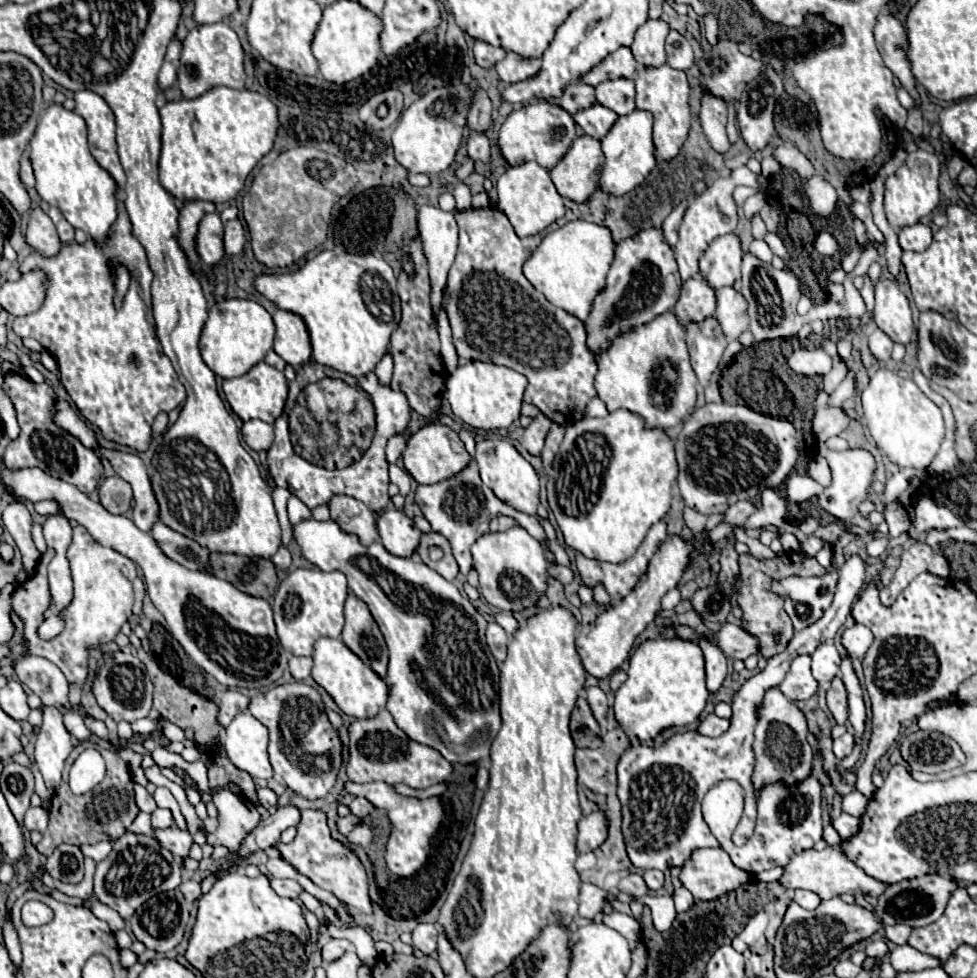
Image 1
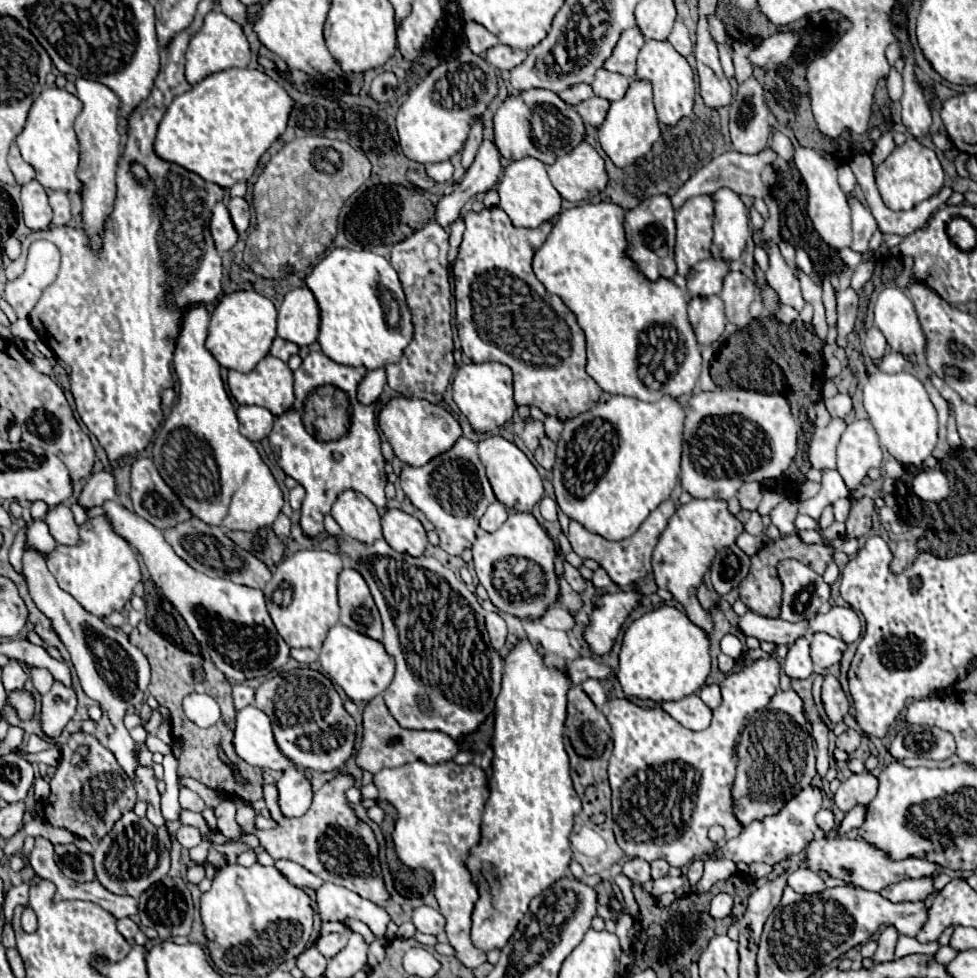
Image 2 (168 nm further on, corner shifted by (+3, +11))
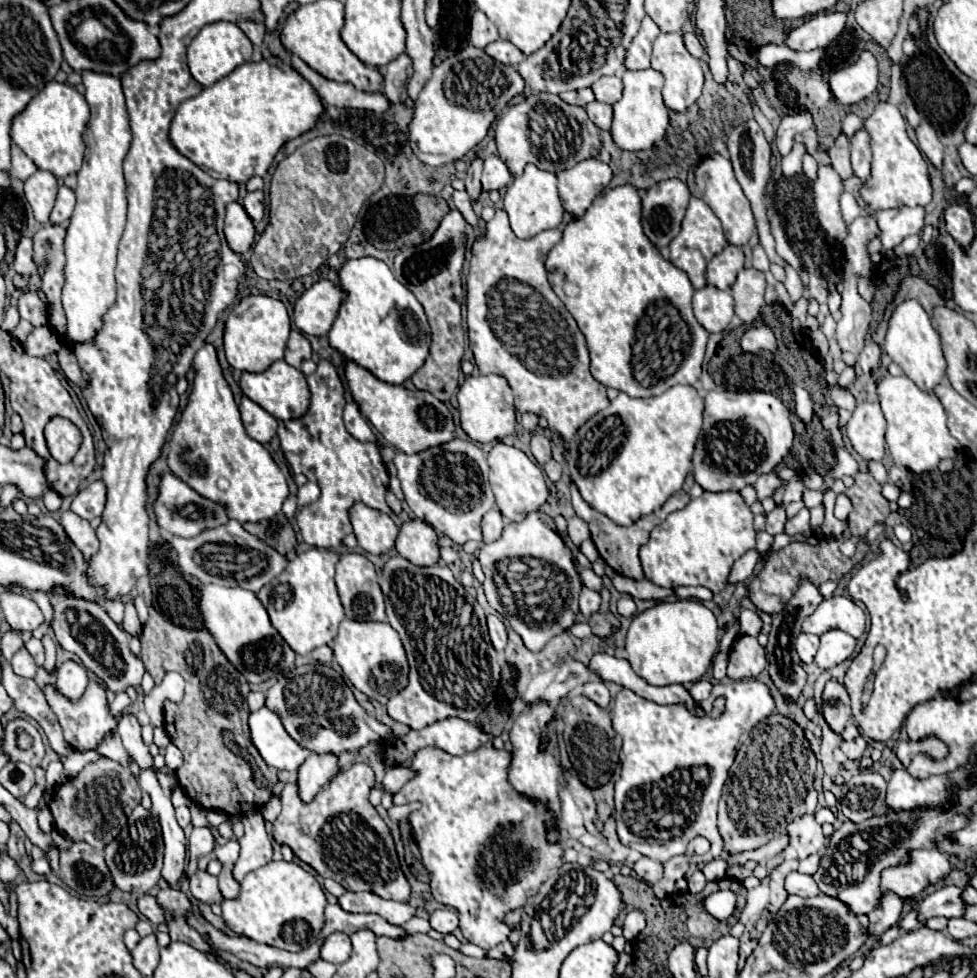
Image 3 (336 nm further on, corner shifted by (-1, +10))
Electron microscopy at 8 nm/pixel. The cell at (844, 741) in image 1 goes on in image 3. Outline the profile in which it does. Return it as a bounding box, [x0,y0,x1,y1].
[841,736,867,760]

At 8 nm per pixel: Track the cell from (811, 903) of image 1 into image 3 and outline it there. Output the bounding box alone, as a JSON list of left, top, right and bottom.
[785,872,819,898]

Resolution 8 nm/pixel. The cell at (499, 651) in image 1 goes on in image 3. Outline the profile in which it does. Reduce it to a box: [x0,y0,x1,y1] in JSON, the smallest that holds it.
[487,616,507,654]

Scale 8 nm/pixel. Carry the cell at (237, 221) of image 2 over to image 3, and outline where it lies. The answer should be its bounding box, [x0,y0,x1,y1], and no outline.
[243,190,265,224]

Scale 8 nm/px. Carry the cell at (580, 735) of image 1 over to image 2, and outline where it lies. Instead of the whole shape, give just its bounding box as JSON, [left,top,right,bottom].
[565,685,611,759]

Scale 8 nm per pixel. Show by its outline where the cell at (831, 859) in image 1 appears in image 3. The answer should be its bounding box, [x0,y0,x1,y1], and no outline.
[881,848,951,898]

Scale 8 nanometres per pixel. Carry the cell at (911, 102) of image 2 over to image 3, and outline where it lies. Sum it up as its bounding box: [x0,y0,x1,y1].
[915,120,943,166]

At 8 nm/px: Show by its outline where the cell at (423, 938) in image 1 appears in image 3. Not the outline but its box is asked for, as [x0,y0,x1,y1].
[429,908,457,934]

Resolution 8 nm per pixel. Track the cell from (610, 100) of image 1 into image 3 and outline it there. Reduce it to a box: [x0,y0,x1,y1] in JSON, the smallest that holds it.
[591,76,623,104]

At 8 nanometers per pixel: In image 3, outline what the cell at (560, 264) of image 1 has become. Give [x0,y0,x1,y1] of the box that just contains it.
[545,186,709,398]

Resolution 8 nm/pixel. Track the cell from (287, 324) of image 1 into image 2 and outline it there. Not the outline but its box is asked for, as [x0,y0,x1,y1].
[277,287,319,347]

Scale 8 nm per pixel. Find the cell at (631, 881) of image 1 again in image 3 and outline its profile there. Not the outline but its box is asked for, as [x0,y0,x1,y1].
[633,858,663,884]

